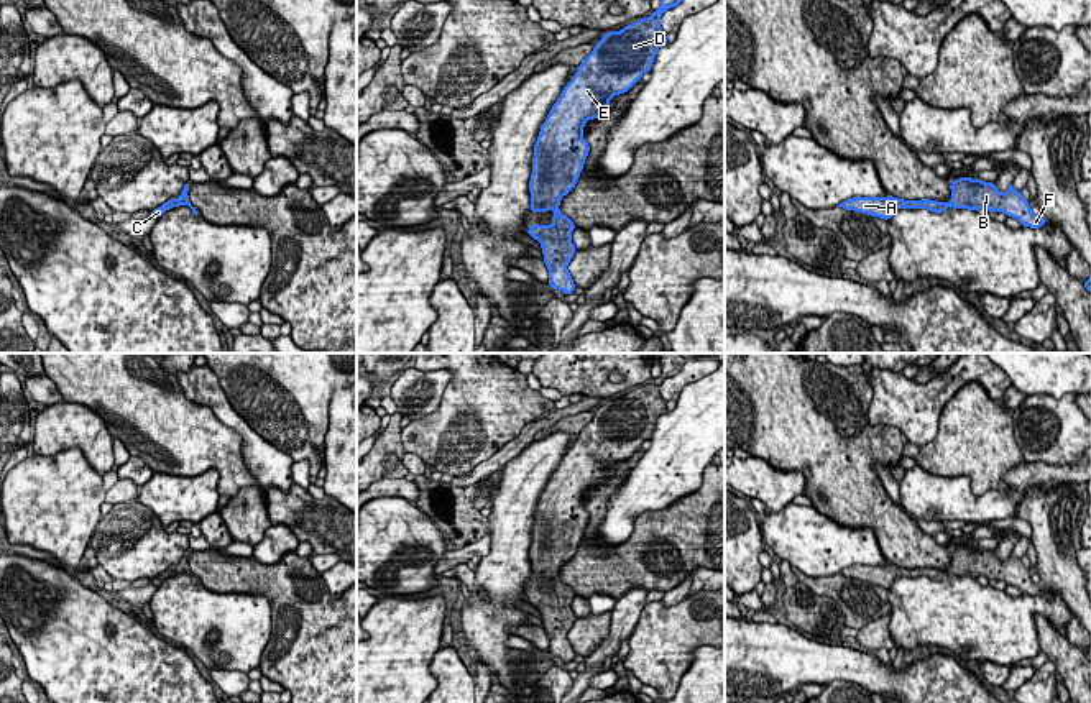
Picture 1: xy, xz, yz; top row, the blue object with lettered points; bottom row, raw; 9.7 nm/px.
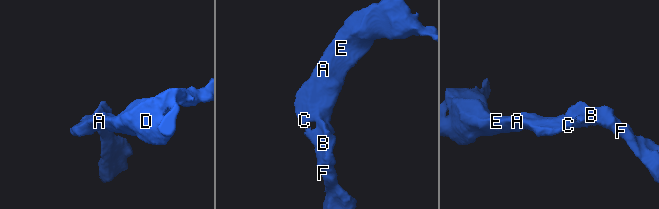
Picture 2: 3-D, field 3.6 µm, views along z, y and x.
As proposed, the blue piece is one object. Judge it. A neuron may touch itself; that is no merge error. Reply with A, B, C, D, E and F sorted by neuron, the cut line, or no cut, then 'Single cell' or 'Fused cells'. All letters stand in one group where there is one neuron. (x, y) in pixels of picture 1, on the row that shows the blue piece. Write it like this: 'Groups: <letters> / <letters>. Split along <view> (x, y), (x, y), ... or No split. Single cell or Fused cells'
Groups: A B C D E F. No split. Single cell

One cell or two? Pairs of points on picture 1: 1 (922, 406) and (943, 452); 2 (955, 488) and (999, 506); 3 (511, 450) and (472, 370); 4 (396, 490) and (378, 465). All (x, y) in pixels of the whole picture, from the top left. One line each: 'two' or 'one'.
1: two
2: one
3: two
4: two

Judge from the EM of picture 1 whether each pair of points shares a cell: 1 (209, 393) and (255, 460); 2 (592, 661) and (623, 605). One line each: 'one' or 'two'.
1: one
2: one

